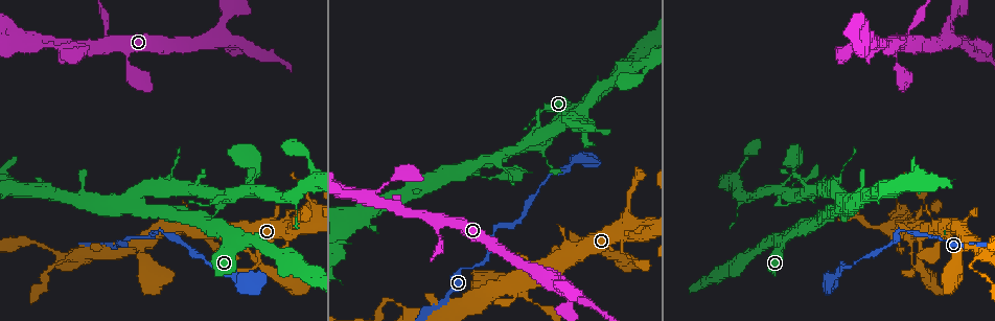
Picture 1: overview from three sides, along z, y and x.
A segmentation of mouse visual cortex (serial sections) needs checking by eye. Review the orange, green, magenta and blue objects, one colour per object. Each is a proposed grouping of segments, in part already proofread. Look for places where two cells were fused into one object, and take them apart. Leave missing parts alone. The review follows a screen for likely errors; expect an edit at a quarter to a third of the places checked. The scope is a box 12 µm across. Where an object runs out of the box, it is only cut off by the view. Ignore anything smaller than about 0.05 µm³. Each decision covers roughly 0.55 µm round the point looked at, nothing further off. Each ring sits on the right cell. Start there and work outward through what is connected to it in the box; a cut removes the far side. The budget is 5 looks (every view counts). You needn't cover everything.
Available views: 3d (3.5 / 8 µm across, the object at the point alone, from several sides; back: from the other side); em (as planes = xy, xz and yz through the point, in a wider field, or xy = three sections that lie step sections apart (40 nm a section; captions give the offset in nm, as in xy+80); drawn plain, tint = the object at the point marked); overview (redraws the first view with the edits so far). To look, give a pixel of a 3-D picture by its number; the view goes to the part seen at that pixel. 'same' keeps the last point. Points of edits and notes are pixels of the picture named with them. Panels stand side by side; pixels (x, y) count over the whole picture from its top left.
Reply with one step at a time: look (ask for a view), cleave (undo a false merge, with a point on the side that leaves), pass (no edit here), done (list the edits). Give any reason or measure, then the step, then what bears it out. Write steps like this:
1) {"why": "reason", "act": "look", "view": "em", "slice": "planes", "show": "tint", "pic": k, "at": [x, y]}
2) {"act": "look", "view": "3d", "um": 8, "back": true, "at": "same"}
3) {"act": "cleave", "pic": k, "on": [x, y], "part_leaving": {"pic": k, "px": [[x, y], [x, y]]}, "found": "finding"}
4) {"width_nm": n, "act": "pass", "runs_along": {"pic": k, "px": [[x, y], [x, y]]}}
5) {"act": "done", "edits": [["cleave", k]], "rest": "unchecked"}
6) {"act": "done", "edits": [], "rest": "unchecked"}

{"why": "small branch off a trunk", "act": "look", "view": "3d", "um": 8, "pic": 1, "at": [628, 225]}

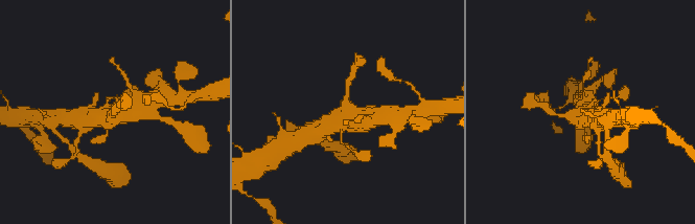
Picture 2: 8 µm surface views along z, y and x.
{"act": "look", "view": "em", "slice": "xy", "step": 2, "show": "tint", "pic": 2, "at": [346, 114]}

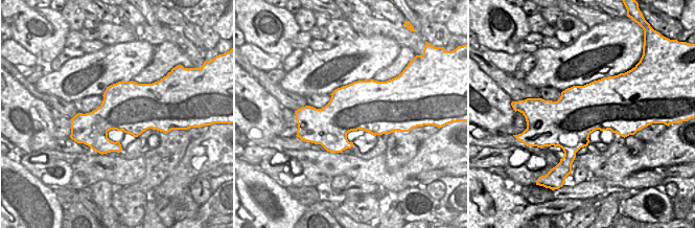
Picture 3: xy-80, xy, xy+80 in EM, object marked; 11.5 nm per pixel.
{"act": "pass", "runs_along": {"pic": 2, "px": [[85, 119], [108, 117], [137, 105]]}, "found": "continuous, no second cell"}

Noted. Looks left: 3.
{"why": "sharp bend", "act": "look", "view": "em", "slice": "xy", "step": 1, "show": "tint", "pic": 1, "at": [899, 230]}

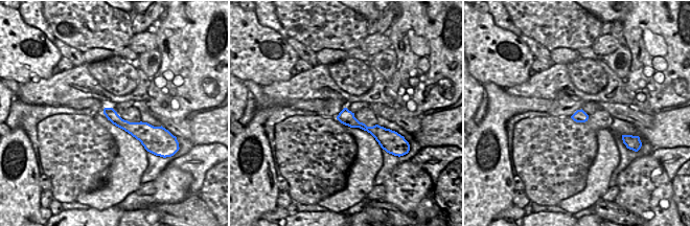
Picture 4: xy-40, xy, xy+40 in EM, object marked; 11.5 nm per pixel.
{"act": "look", "view": "3d", "um": 3.5, "at": "same"}

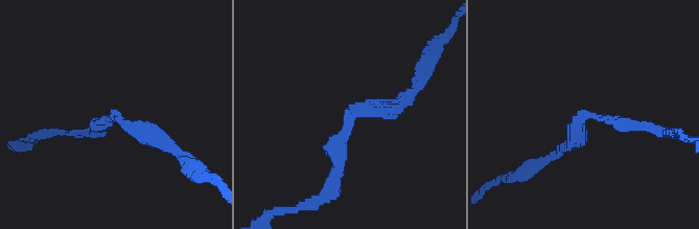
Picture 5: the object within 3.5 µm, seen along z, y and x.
{"act": "pass", "runs_along": {"pic": 4, "px": [[106, 111], [128, 127], [154, 134]]}, "found": "one cell here"}

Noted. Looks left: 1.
{"act": "done", "edits": [], "rest": "unchecked"}

